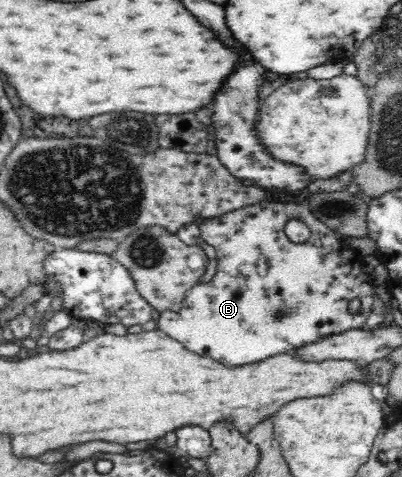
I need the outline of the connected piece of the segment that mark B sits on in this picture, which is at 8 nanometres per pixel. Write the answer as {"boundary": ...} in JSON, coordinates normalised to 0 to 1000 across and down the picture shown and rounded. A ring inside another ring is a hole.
{"boundary":[[[659,419],[649,426],[614,430],[602,438],[577,440],[565,449],[515,459],[493,476],[500,484],[498,495],[515,512],[522,512],[535,522],[540,547],[537,572],[530,583],[525,583],[522,591],[490,595],[465,608],[445,654],[403,654],[398,656],[393,671],[393,686],[425,709],[448,717],[460,732],[490,744],[520,746],[527,753],[540,753],[540,757],[560,769],[592,769],[642,761],[662,751],[714,740],[729,730],[744,730],[744,725],[754,725],[754,721],[784,717],[784,713],[808,709],[808,704],[818,704],[818,700],[848,700],[848,696],[858,696],[861,692],[903,690],[903,683],[908,683],[913,669],[918,667],[923,637],[928,637],[930,627],[928,593],[910,581],[893,591],[893,583],[888,583],[883,574],[873,579],[873,566],[878,566],[878,562],[873,562],[876,530],[866,524],[858,509],[846,509],[843,497],[838,495],[841,491],[833,491],[823,476],[799,468],[799,463],[774,447],[761,426],[664,423],[664,419]],[[729,459],[764,468],[764,474],[771,478],[774,495],[764,501],[761,509],[731,509],[706,484],[709,472]],[[883,625],[893,625],[896,644],[886,656],[873,656],[868,652],[868,633],[873,633],[873,629],[883,629]]]}

